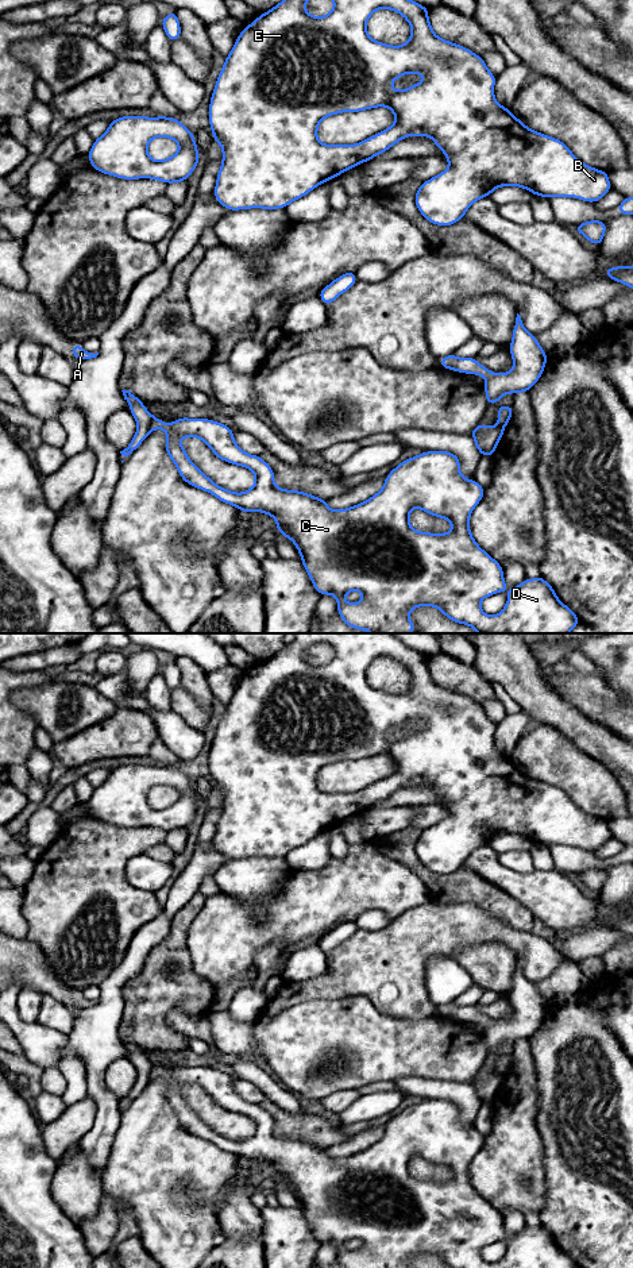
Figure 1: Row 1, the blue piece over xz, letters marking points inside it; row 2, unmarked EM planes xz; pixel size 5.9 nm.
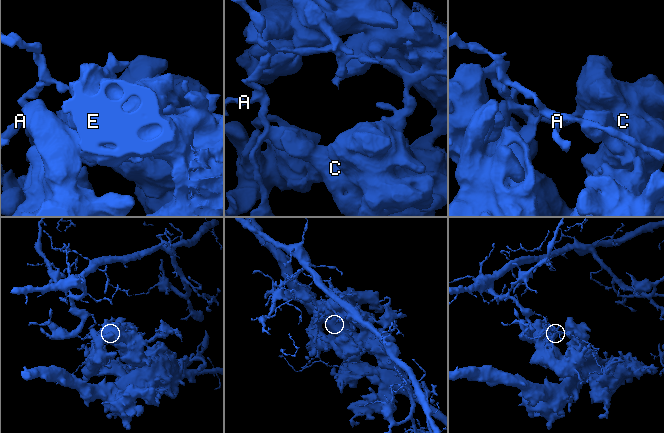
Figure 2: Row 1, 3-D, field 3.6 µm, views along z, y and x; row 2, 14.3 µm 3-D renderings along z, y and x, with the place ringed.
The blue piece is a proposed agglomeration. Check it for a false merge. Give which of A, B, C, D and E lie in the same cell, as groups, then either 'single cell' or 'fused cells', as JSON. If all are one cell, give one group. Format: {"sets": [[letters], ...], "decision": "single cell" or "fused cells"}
{"sets": [["A"], ["B", "C", "D", "E"]], "decision": "fused cells"}

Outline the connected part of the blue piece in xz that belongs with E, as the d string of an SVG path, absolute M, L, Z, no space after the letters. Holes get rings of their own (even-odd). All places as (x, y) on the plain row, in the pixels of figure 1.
M296 633L292 643L244 675L225 705L209 751L212 789L223 798L213 839L220 853L229 859L286 856L319 833L371 809L412 783L429 785L449 812L447 818L420 832L414 844L420 862L436 874L445 875L463 868L475 849L507 833L524 836L545 847L575 845L587 851L597 851L610 840L607 820L583 812L566 791L530 778L509 756L498 752L494 745L497 724L474 699L439 686L431 675L428 660L426 655L412 650L393 633ZM317 643L329 644L335 651L325 664L312 664L305 658L305 651ZM382 656L398 660L410 672L410 686L405 693L391 694L370 686L367 668ZM408 721L422 722L425 728L408 737L393 739L391 729ZM377 755L387 755L394 762L395 771L355 793L319 790L317 776L323 767Z

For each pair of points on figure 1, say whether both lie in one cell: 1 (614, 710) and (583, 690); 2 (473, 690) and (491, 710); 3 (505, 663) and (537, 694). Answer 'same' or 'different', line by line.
1: same
2: different
3: same

